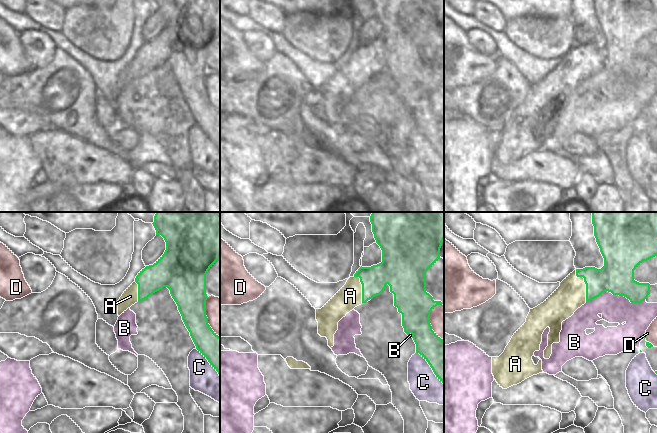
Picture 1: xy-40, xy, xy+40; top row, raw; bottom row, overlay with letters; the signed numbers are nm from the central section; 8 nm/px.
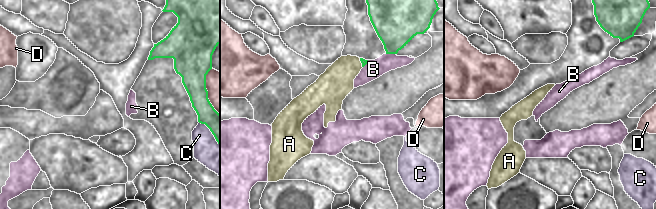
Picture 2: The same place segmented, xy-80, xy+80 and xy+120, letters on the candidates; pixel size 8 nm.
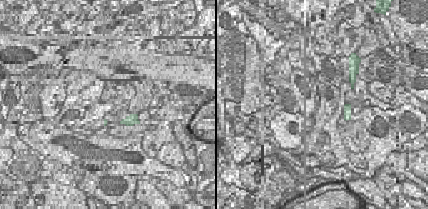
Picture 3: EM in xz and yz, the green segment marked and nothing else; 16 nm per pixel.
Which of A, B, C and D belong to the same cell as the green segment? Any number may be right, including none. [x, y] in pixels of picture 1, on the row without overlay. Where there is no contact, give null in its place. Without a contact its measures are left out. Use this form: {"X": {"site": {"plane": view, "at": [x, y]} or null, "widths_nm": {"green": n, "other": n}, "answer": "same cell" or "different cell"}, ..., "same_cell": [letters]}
{"A": {"site": {"plane": "xy+40", "at": [585, 59]}, "widths_nm": {"green": 260, "other": 240}, "answer": "different cell"}, "B": {"site": {"plane": "xy+40", "at": [628, 74]}, "widths_nm": {"green": 280, "other": 220}, "answer": "different cell"}, "C": {"site": {"plane": "xy", "at": [431, 143]}, "widths_nm": {"green": 280, "other": 240}, "answer": "different cell"}, "D": {"site": {"plane": "xy", "at": [429, 98]}, "widths_nm": {"green": 280, "other": 220}, "answer": "different cell"}, "same_cell": []}

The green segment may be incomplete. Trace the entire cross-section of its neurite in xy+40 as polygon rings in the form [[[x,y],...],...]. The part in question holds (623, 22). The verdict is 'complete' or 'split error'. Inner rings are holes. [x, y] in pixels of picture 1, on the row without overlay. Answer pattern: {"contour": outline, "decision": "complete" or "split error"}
{"contour": [[[593,0],[594,12],[604,34],[601,45],[585,43],[576,45],[576,52],[583,53],[586,60],[586,78],[589,78],[605,67],[613,71],[624,72],[631,79],[641,79],[650,70],[649,59],[639,59],[634,56],[634,46],[643,38],[657,32],[657,0]]], "decision": "complete"}

